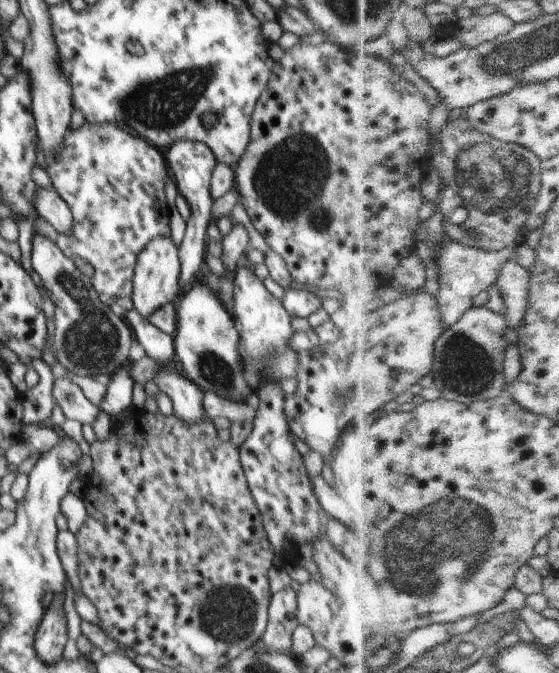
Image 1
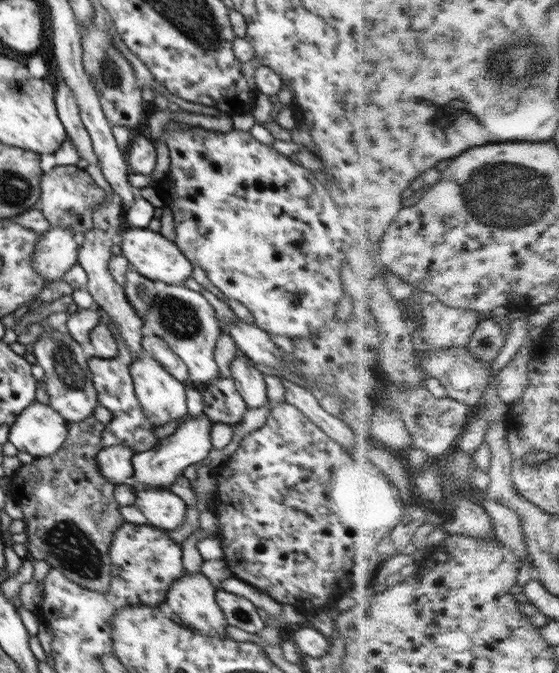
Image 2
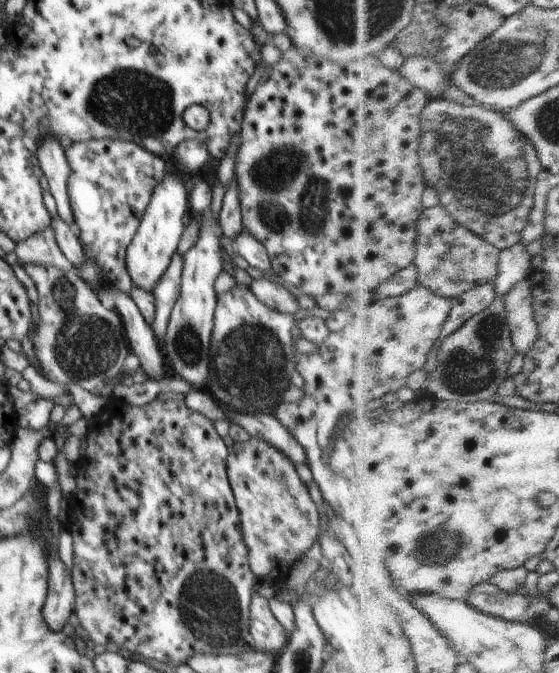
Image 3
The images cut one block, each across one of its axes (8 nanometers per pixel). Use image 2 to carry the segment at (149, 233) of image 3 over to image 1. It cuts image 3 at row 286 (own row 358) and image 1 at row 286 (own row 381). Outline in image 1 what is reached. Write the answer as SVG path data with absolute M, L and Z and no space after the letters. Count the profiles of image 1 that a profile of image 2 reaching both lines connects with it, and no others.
M158 236L146 244L146 248L138 254L134 269L132 302L134 309L146 320L160 310L160 306L176 303L182 295L180 291L180 260L176 244L172 238Z

